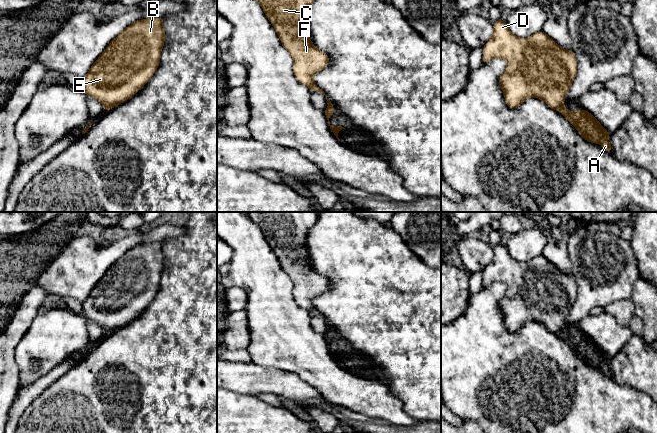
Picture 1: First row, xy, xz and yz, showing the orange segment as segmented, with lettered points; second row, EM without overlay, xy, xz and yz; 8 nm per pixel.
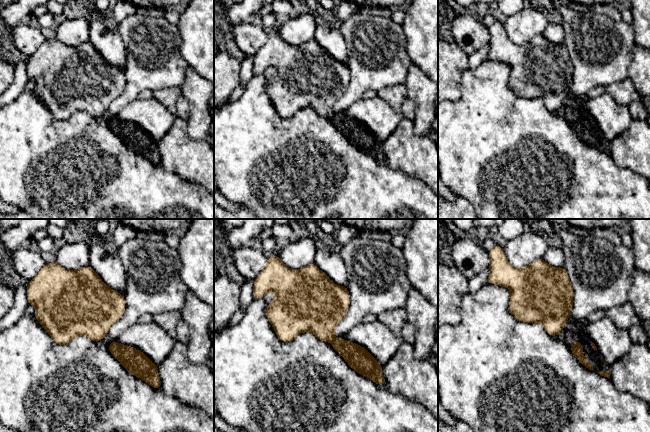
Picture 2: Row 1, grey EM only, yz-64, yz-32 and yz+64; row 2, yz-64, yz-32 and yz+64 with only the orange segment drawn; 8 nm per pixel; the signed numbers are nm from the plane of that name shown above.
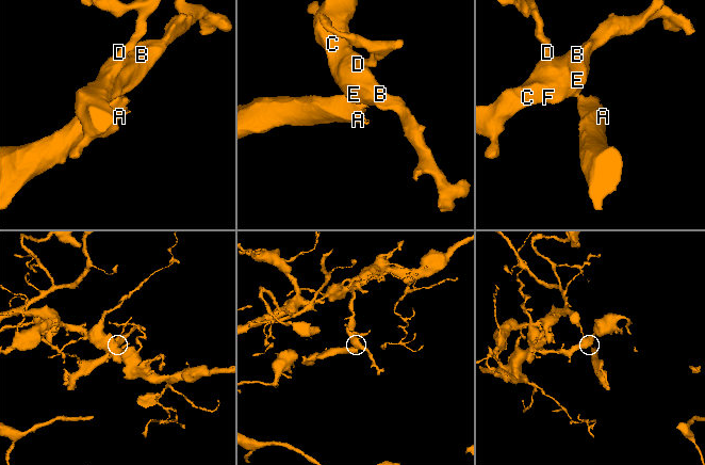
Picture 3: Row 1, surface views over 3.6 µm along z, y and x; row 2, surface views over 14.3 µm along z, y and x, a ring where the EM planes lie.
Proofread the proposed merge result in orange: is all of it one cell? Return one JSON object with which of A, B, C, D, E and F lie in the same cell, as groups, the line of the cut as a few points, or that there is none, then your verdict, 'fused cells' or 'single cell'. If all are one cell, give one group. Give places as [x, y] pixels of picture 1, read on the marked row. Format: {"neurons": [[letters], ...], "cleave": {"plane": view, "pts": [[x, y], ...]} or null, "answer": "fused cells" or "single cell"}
{"neurons": [["A"], ["B", "C", "D", "E", "F"]], "cleave": {"plane": "yz", "pts": [[562, 106], [558, 110]]}, "answer": "fused cells"}

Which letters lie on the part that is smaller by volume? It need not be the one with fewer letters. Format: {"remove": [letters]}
{"remove": ["A"]}

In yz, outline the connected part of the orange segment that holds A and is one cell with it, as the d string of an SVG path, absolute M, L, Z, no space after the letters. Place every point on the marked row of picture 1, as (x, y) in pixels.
M562 107L559 111L586 141L599 145L607 152L613 152L611 141L602 144L598 142L599 139L611 139L611 134L591 113L583 108L579 111L569 112L565 107Z

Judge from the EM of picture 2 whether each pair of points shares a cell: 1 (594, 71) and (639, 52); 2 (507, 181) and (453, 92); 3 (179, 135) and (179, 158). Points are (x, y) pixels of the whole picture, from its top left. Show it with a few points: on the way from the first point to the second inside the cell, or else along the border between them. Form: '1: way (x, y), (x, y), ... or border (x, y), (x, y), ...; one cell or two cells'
1: border (635, 44), (627, 77); two cells
2: border (461, 76), (461, 95), (456, 100), (448, 101); two cells
3: way (179, 141), (179, 152); one cell

